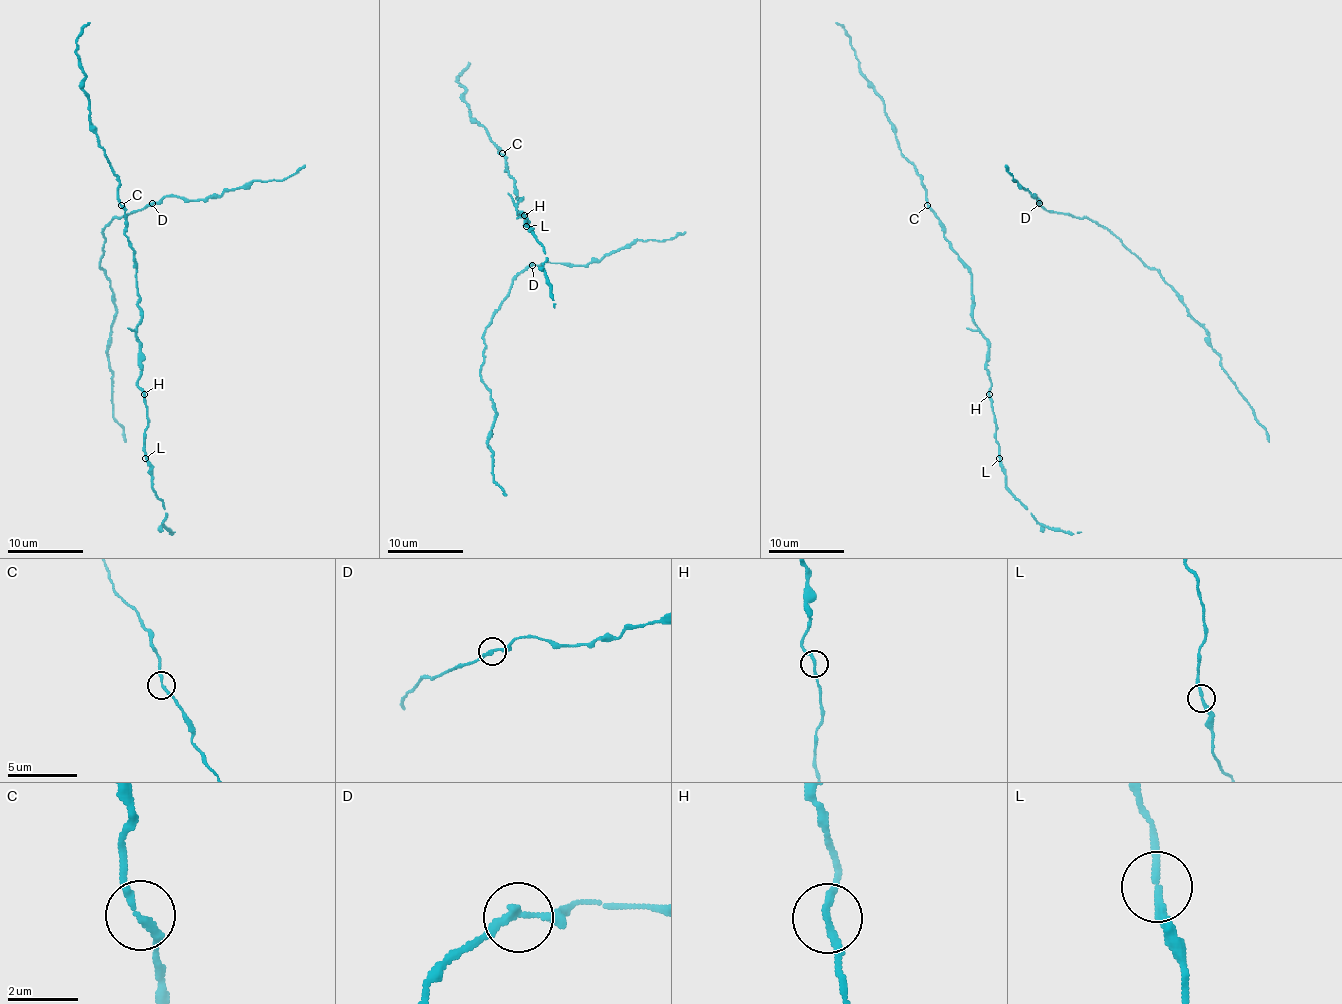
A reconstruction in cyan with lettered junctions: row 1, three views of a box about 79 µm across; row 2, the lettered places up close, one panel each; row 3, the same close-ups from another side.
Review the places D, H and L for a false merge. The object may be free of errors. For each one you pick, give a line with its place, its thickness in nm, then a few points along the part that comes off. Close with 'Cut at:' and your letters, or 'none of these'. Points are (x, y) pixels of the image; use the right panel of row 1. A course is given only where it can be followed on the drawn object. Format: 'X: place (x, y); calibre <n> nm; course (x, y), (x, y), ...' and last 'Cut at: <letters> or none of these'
Cut at: none of these

